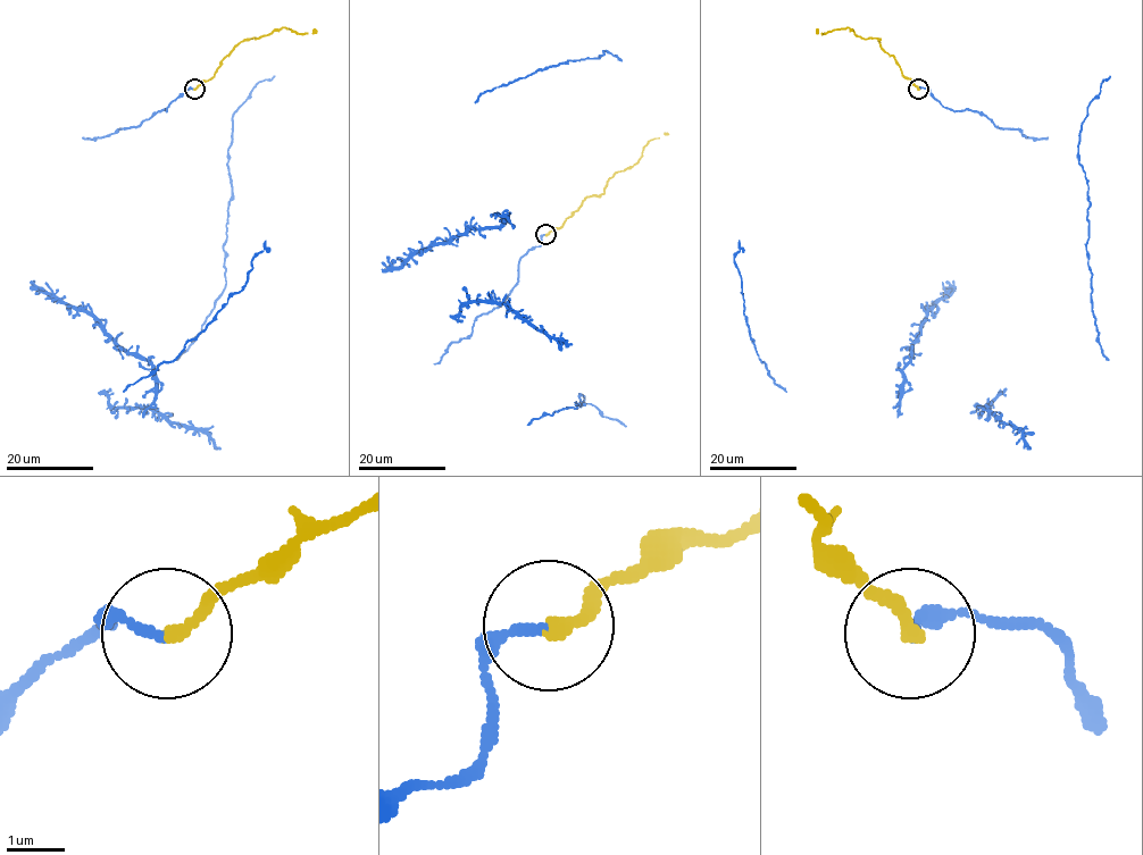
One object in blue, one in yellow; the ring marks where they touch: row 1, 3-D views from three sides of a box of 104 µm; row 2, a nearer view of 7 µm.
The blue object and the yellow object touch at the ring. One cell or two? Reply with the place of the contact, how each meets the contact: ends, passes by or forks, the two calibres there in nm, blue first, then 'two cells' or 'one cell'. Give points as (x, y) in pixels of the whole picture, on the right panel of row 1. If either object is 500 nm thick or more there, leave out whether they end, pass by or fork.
place (918, 89); blue ends; yellow ends; calibres 150 and 240 nm; one cell

